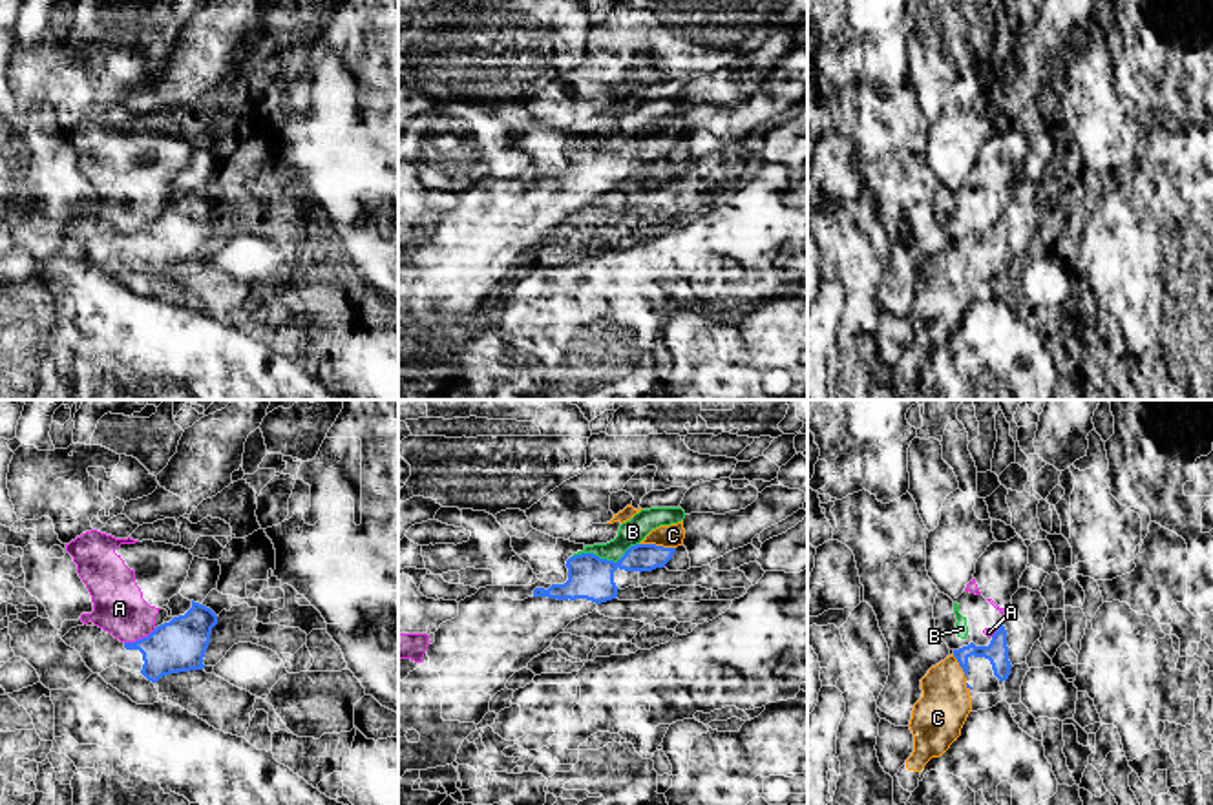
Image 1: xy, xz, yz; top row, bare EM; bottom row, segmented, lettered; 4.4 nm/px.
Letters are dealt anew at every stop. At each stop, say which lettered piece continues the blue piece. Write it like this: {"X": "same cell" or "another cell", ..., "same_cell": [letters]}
{"A": "another cell", "B": "another cell", "C": "same cell", "same_cell": ["C"]}

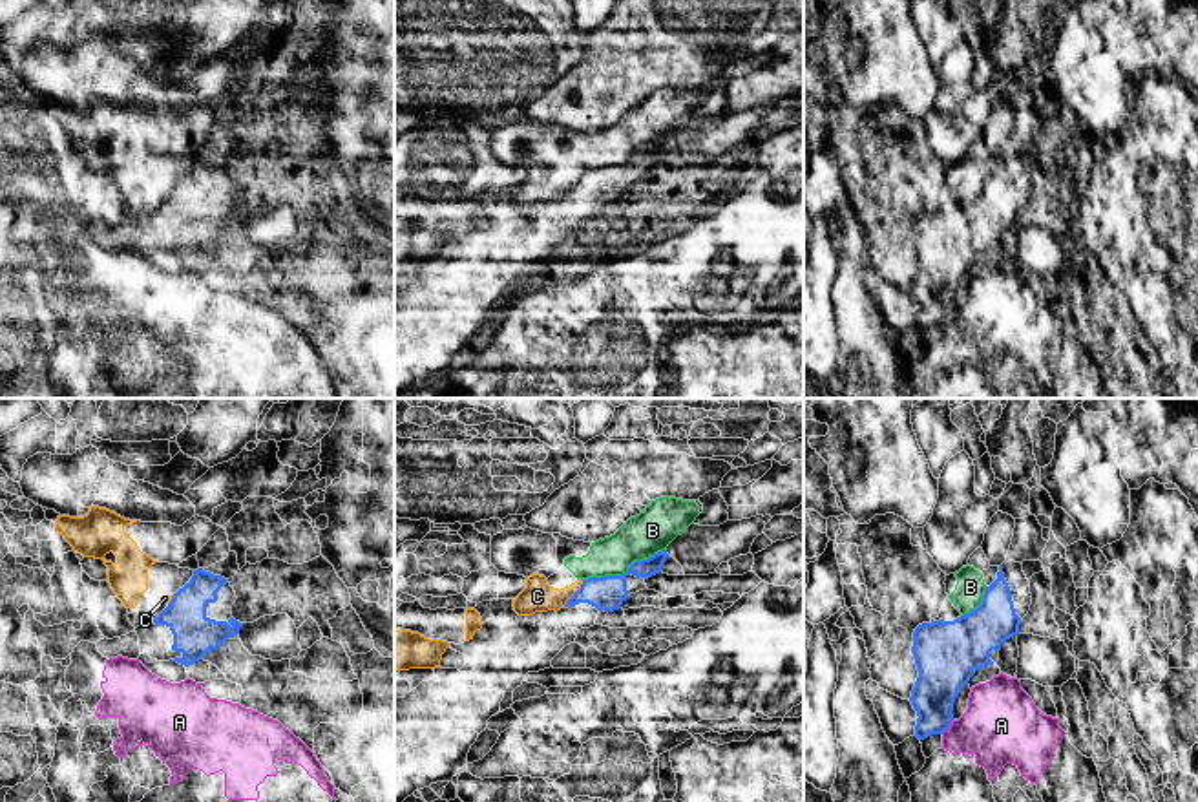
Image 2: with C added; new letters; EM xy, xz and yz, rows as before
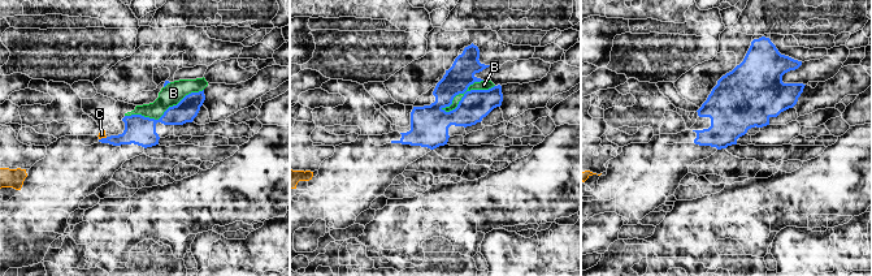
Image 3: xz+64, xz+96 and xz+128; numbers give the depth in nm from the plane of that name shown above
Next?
{"A": "another cell", "B": "another cell", "C": "another cell", "same_cell": []}

